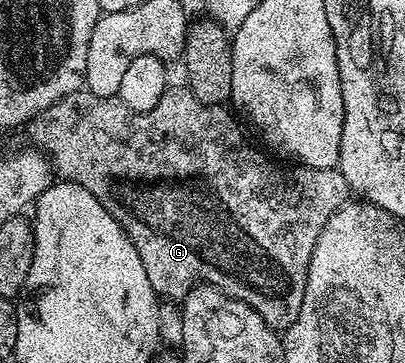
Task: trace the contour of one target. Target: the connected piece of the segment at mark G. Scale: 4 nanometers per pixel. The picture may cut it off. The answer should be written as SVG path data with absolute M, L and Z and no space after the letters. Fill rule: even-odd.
M81 88L75 90L73 94L59 98L51 108L35 119L31 127L33 128L32 138L37 142L33 143L46 155L51 169L61 179L76 182L82 188L86 188L86 192L90 192L90 196L94 196L94 200L98 200L98 204L102 204L102 208L106 208L106 212L110 212L110 216L118 220L118 224L134 244L142 260L142 268L146 268L150 288L154 288L154 292L161 299L183 300L197 284L217 286L232 298L250 304L250 308L254 308L254 312L258 312L258 316L266 320L270 329L283 332L294 324L294 320L298 320L298 312L302 308L302 296L306 296L306 280L310 272L310 258L314 256L314 244L318 244L318 236L322 228L326 228L330 216L334 216L334 212L338 212L340 207L349 201L350 191L339 169L310 168L299 164L279 166L278 163L271 162L263 154L265 153L263 149L255 150L248 143L243 128L236 123L237 115L231 109L228 109L229 111L224 109L228 108L223 105L202 104L202 100L194 97L192 91L187 88L181 88L181 90L169 88L165 90L162 100L154 104L154 108L146 112L134 112L125 102L116 98L94 96L94 92Z

